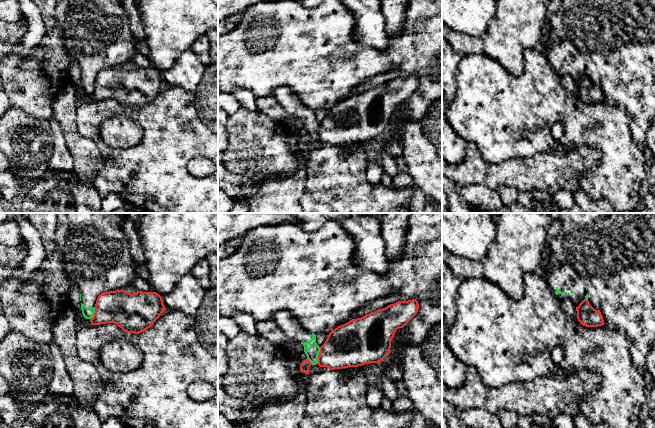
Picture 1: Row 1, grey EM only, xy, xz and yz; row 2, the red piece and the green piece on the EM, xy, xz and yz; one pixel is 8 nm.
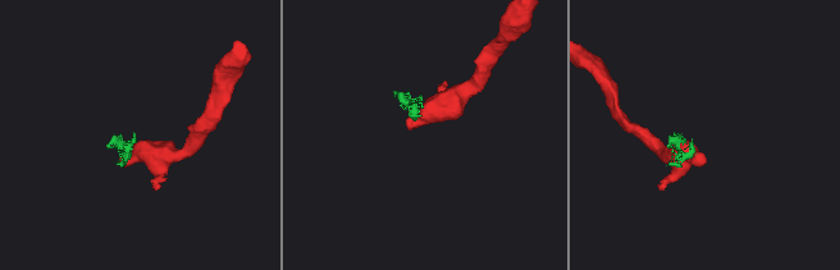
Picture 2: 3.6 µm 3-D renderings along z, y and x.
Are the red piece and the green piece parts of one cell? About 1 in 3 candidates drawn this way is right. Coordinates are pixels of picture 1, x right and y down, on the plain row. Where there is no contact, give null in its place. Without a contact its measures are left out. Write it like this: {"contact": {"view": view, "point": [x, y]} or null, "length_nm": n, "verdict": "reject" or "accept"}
{"contact": {"view": "xz", "point": [318, 131]}, "length_nm": 140, "verdict": "reject"}

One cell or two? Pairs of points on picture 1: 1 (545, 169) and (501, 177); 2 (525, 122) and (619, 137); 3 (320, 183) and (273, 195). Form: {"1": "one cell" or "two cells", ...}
{"1": "one cell", "2": "one cell", "3": "two cells"}

